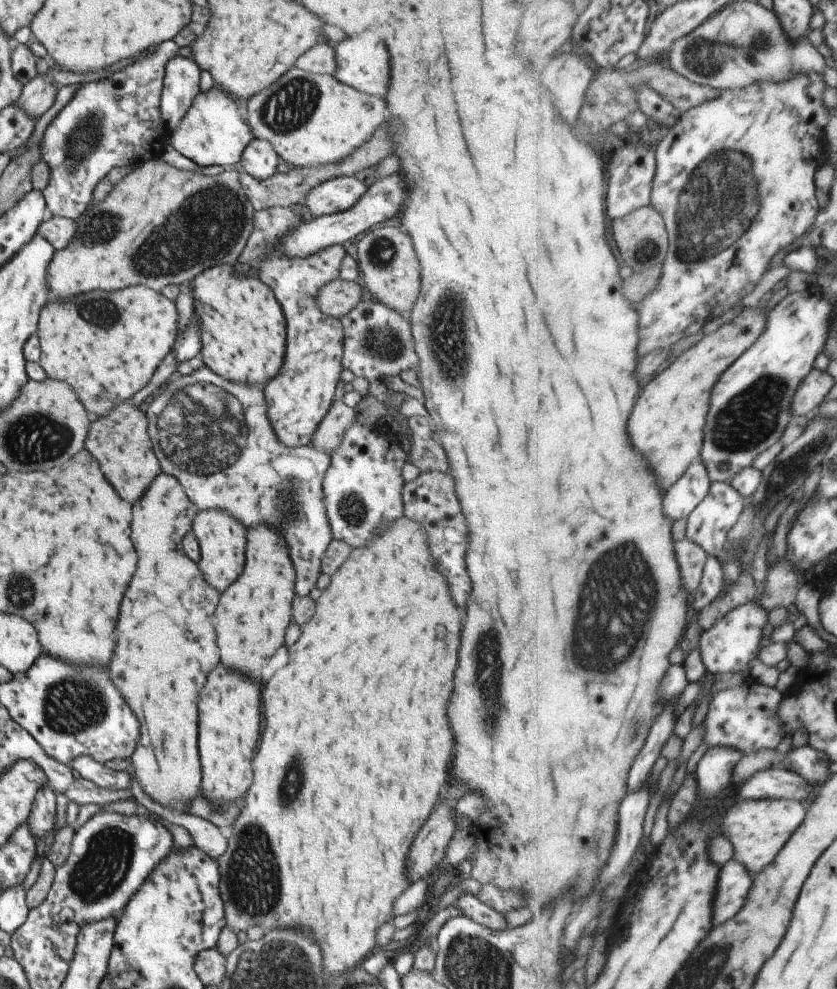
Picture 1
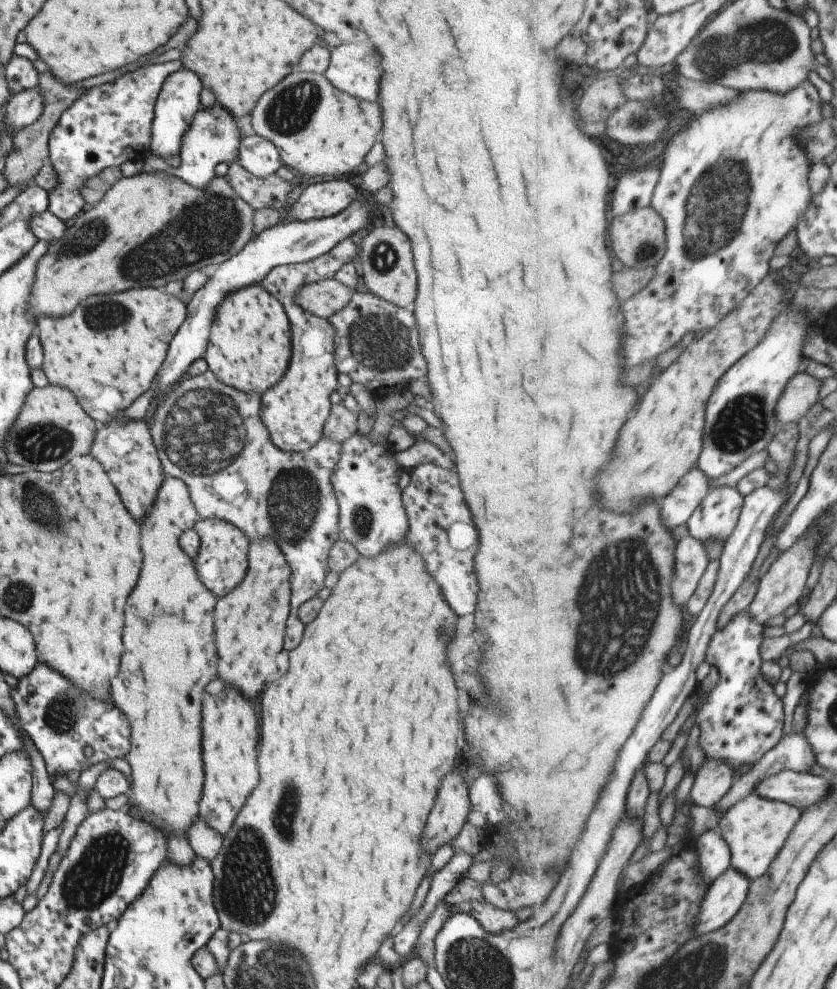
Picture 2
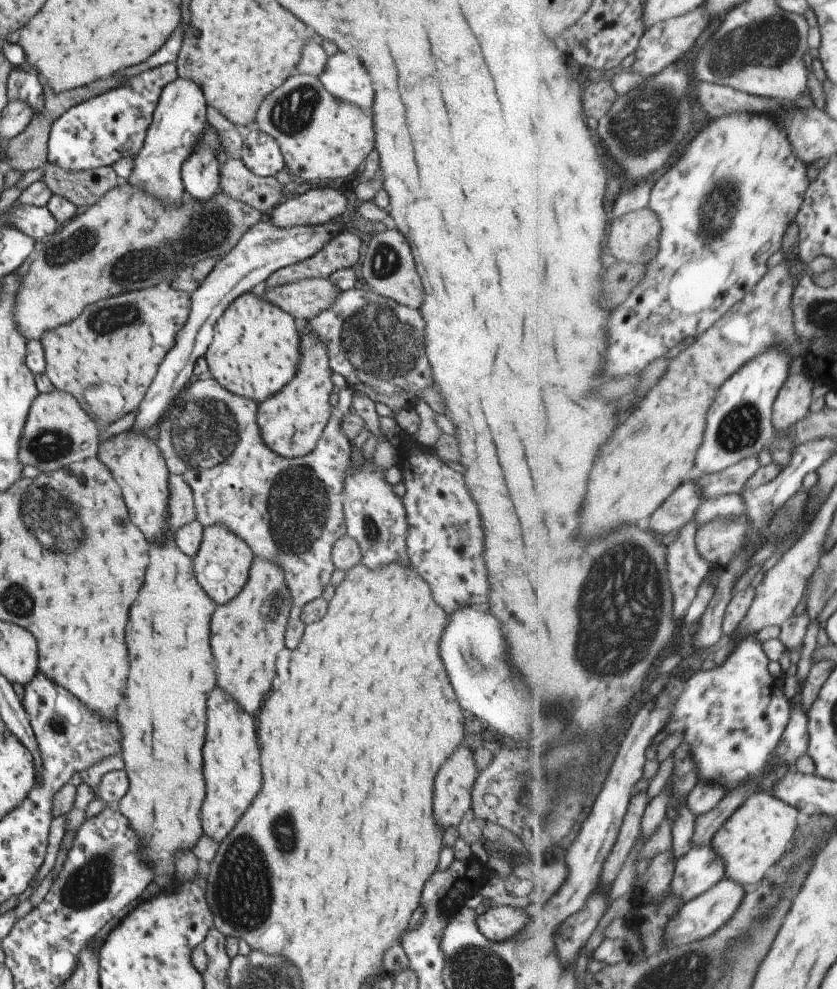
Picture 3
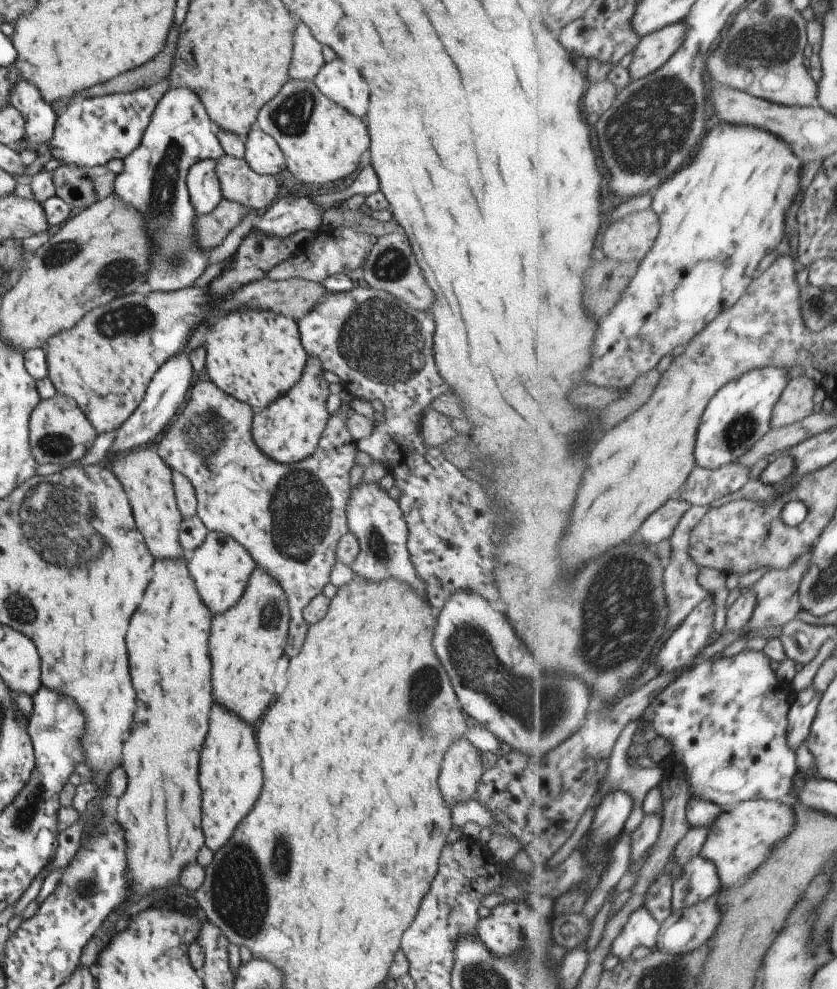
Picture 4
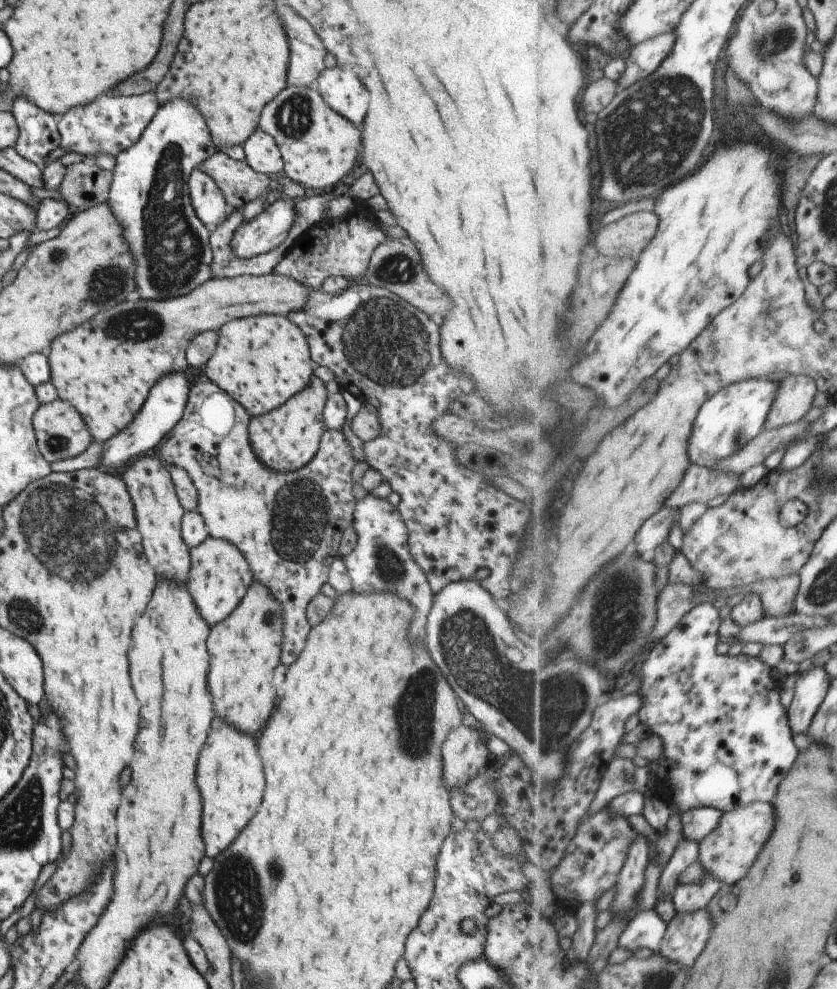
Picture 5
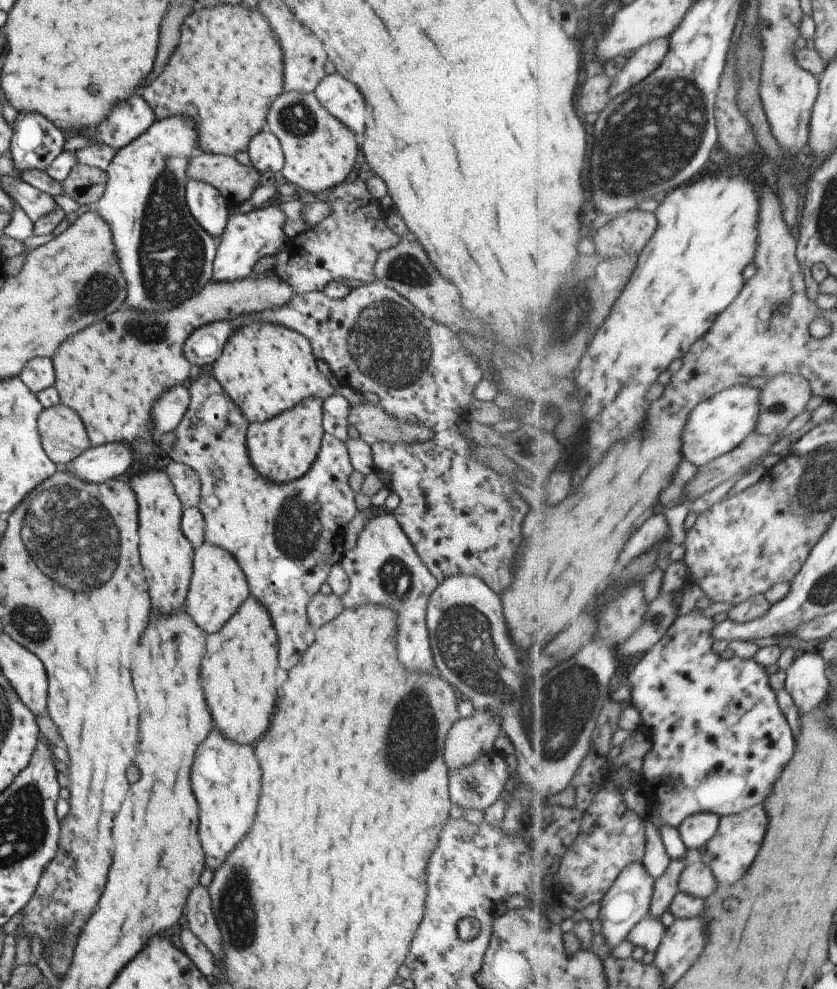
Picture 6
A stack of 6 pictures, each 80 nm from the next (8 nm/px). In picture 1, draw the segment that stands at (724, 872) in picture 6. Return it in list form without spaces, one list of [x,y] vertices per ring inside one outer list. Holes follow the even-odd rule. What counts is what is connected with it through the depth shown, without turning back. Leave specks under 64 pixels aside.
[[[761,799],[735,802],[724,815],[722,834],[735,845],[735,858],[744,862],[753,875],[767,868],[788,844],[793,833],[800,828],[808,810],[797,799]]]

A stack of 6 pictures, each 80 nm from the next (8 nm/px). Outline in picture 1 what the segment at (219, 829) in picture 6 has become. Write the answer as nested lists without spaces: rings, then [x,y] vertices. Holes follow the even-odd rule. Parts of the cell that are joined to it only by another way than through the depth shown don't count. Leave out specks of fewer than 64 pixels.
[[[217,664],[199,694],[197,704],[197,746],[199,746],[199,760],[201,760],[201,794],[213,804],[214,808],[241,800],[252,781],[251,761],[257,740],[262,728],[261,714],[259,714],[259,700],[261,683],[249,680],[243,674],[233,670],[225,670],[225,666]]]

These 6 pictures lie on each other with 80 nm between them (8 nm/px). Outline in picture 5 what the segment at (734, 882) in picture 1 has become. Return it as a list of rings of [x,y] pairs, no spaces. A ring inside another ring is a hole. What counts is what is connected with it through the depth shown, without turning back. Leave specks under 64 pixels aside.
[[[707,907],[693,913],[677,913],[668,923],[660,953],[678,965],[693,966],[709,942],[711,930],[713,918]]]

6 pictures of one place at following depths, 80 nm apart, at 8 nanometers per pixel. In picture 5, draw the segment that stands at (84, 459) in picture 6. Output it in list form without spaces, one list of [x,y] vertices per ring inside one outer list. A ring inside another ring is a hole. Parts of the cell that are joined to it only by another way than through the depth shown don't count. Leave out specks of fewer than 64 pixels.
[[[185,371],[162,374],[158,382],[153,383],[149,389],[140,410],[133,416],[132,421],[103,443],[101,462],[95,468],[118,474],[131,458],[135,459],[145,454],[147,450],[151,450],[155,444],[159,444],[159,440],[181,418],[189,386],[185,379]]]

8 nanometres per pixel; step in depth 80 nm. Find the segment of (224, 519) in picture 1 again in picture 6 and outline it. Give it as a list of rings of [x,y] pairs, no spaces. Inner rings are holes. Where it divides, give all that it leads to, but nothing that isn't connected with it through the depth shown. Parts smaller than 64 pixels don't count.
[[[202,543],[193,549],[192,574],[184,601],[185,614],[203,630],[203,632],[217,632],[221,626],[235,614],[241,602],[250,596],[247,582],[237,562],[229,552],[215,544]]]

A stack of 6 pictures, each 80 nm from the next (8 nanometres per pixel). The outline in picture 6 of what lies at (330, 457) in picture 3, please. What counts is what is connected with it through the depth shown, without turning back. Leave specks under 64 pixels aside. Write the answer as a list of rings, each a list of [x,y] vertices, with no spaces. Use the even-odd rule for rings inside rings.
[[[199,374],[190,378],[186,386],[189,403],[181,421],[172,431],[175,442],[167,457],[197,472],[200,496],[196,506],[201,510],[204,521],[203,543],[223,548],[241,568],[249,594],[269,612],[277,638],[277,664],[287,672],[301,661],[315,638],[314,629],[307,619],[307,604],[321,584],[326,582],[331,566],[339,561],[345,525],[358,512],[353,504],[354,492],[348,484],[353,468],[345,444],[324,433],[311,468],[301,478],[287,484],[269,482],[251,468],[245,448],[247,420],[239,414],[237,406],[225,395],[219,382],[211,375]],[[213,468],[219,470],[220,476],[213,474]]]

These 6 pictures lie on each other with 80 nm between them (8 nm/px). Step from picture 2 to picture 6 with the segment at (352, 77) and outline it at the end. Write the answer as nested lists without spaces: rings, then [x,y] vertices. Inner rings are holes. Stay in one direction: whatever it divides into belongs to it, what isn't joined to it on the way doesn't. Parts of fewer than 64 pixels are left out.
[[[327,74],[312,90],[321,106],[333,114],[339,122],[361,136],[363,118],[365,118],[365,102],[359,90],[339,74]]]

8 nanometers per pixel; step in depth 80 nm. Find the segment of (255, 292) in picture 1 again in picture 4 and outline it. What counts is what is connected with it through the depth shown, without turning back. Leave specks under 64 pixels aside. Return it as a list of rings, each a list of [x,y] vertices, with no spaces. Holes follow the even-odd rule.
[[[235,309],[211,322],[204,344],[204,367],[210,381],[238,401],[245,402],[253,411],[262,409],[285,394],[301,376],[308,354],[302,347],[296,321],[282,314],[261,309]]]

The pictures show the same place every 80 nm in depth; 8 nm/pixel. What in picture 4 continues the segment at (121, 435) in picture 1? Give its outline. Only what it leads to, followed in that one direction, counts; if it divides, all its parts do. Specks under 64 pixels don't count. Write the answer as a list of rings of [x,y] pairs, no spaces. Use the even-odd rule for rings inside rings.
[[[145,445],[133,447],[124,453],[111,454],[109,451],[106,464],[122,486],[135,526],[143,534],[153,558],[176,559],[186,555],[178,543],[178,526],[182,516],[174,499],[171,472],[159,458],[156,449]]]

